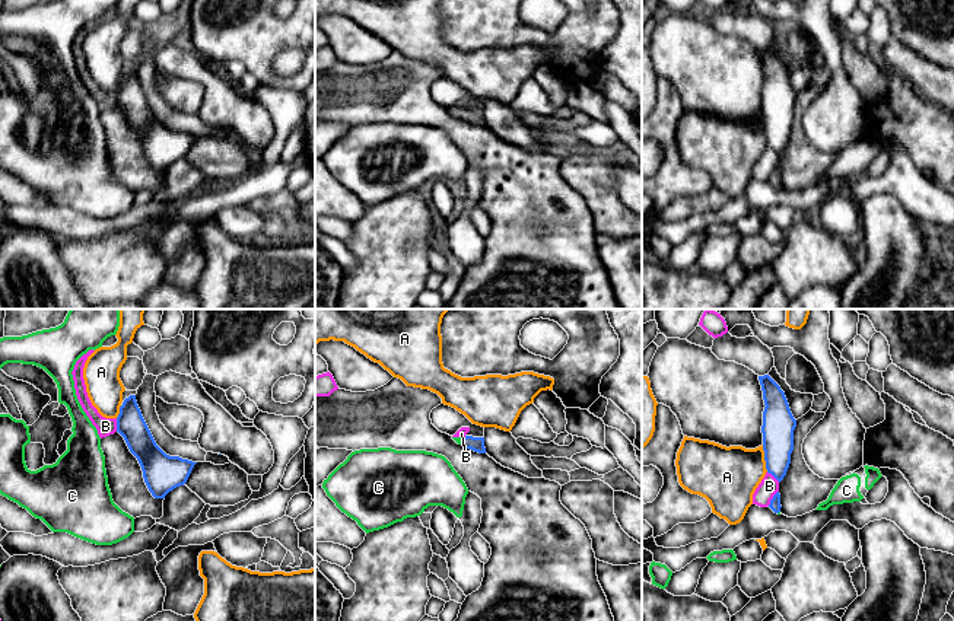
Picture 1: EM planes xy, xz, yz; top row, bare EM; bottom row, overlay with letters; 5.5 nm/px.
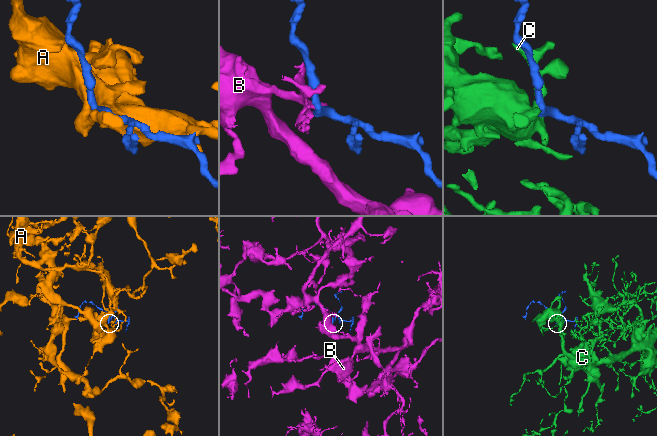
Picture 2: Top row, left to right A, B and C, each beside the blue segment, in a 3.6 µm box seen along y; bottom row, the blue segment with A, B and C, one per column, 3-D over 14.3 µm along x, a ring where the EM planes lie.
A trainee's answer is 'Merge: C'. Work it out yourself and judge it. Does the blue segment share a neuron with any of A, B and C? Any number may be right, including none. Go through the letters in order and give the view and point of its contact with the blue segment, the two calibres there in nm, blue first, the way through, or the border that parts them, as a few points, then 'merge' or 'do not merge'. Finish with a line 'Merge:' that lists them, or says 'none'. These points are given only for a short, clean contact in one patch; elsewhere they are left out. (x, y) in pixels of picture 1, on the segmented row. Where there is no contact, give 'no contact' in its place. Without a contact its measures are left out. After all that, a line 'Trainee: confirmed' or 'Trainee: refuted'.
A: yz (765, 458) | 180/340 nm | do not merge
B: yz (773, 497) | 60/110 nm | do not merge
C: xz (463, 442) | 80/40 nm | across xz (468, 442), (463, 442), (458, 440) | merge
Merge: C
Trainee: confirmed

